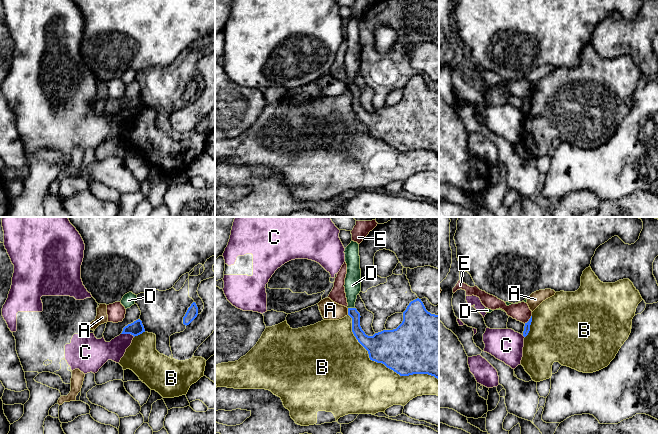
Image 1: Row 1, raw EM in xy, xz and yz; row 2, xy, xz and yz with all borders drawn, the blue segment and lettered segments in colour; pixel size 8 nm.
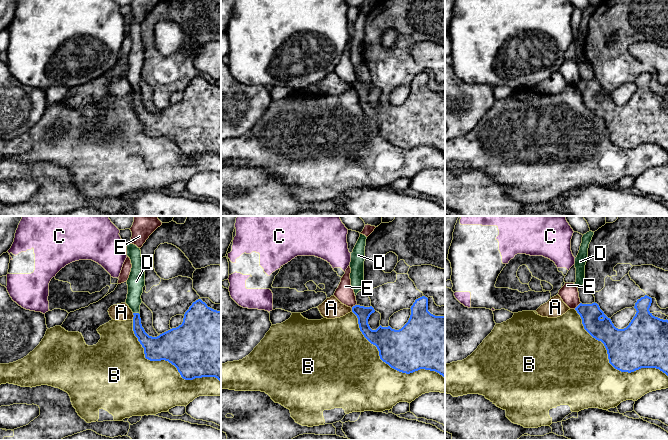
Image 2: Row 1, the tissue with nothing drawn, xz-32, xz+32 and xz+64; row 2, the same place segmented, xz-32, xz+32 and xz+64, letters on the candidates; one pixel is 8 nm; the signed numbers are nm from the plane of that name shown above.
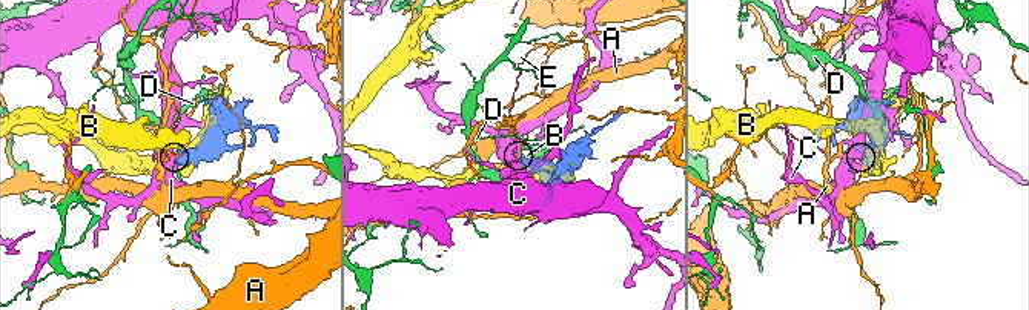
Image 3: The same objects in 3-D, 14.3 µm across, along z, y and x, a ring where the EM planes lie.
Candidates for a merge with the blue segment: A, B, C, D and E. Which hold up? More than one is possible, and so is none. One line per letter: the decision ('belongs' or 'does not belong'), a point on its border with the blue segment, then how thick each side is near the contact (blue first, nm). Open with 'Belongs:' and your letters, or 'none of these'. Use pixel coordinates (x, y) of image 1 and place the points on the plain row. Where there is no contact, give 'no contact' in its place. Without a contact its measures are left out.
Belongs: none of these
A: does not belong | xz (348, 87) | 90/150 nm
B: does not belong | xz (382, 139) | 400/440 nm
C: does not belong | xy (128, 109) | 120/160 nm
D: does not belong | xz (351, 84) | 90/130 nm
E: does not belong | yz (529, 96) | 50/150 nm

